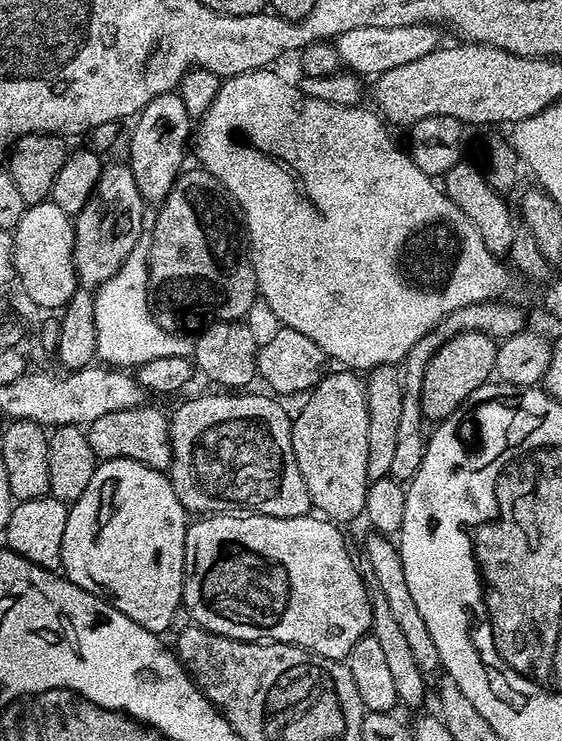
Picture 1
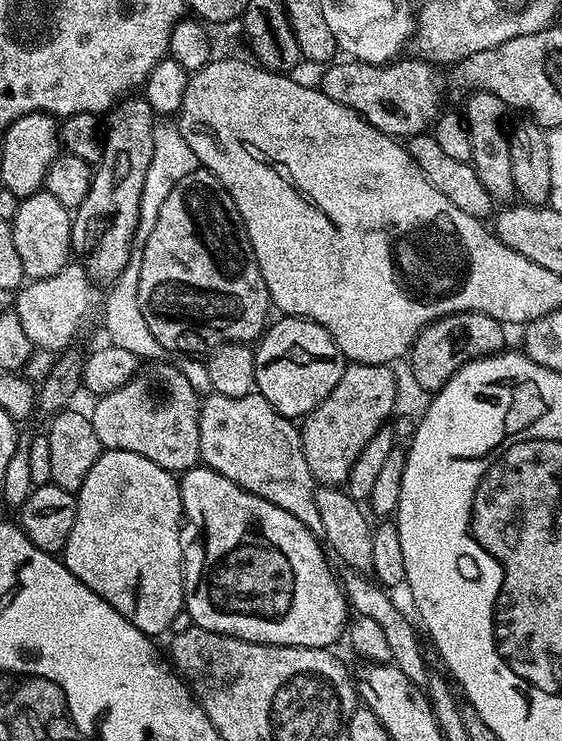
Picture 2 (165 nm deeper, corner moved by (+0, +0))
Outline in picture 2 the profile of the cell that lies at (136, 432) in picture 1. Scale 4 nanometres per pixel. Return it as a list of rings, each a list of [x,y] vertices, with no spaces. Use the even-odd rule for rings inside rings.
[[[148,362],[137,368],[126,386],[95,401],[90,419],[101,449],[142,454],[162,470],[183,474],[201,463],[198,418],[202,400],[180,367],[164,363]]]

